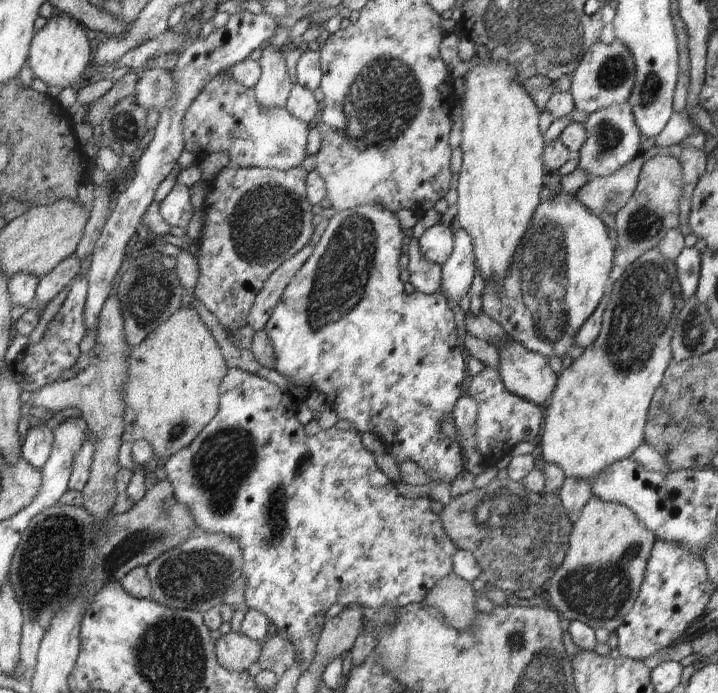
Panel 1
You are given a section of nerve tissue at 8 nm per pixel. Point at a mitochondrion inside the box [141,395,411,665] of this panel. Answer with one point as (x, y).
(221, 466)

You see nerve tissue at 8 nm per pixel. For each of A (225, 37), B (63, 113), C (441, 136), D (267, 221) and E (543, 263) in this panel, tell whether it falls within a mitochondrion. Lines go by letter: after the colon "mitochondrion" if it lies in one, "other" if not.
A: other
B: other
C: other
D: mitochondrion
E: mitochondrion

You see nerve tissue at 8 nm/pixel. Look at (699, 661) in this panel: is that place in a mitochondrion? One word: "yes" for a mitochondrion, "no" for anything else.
no

